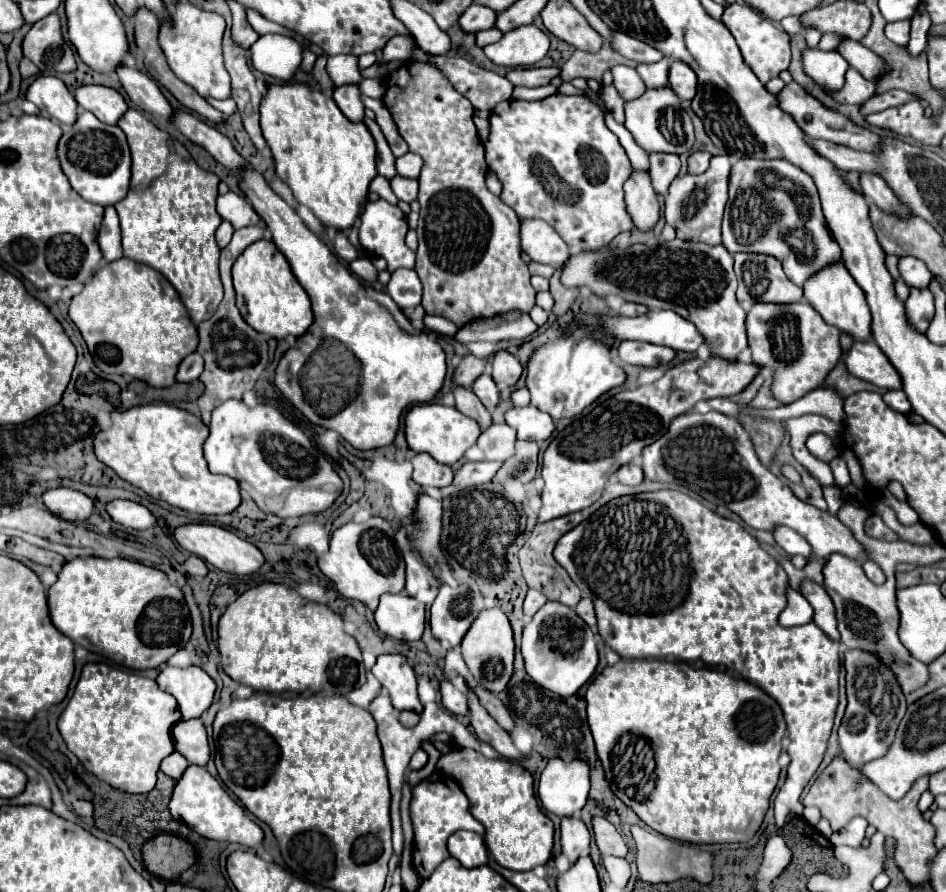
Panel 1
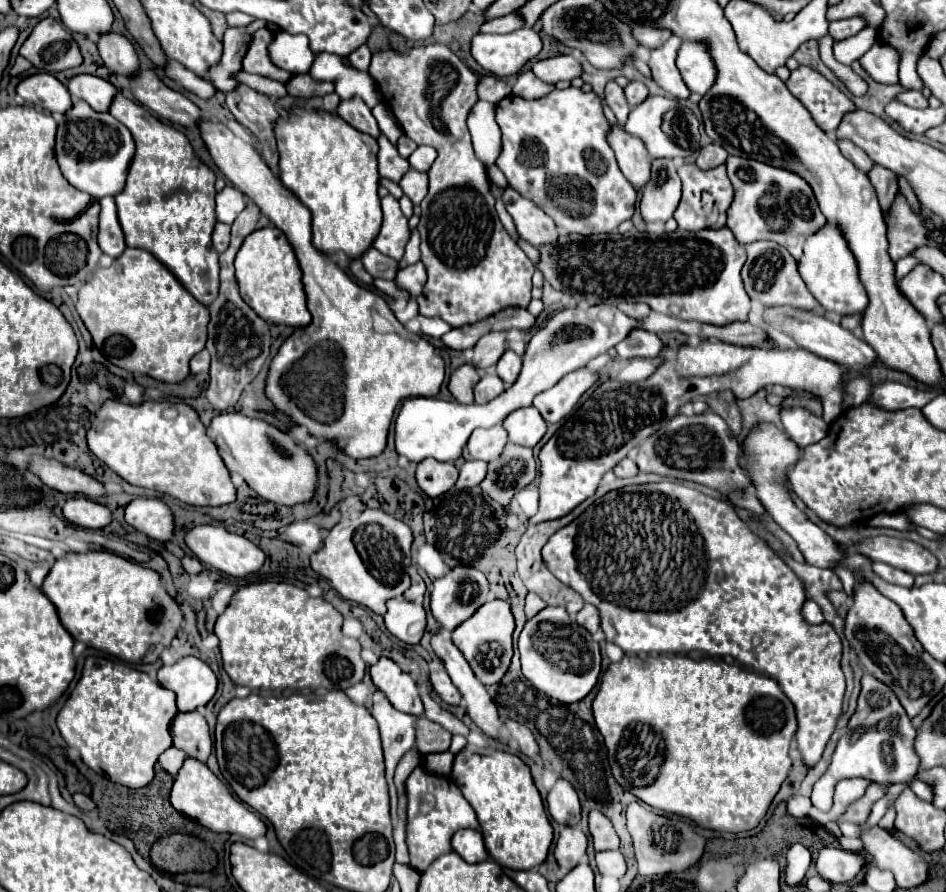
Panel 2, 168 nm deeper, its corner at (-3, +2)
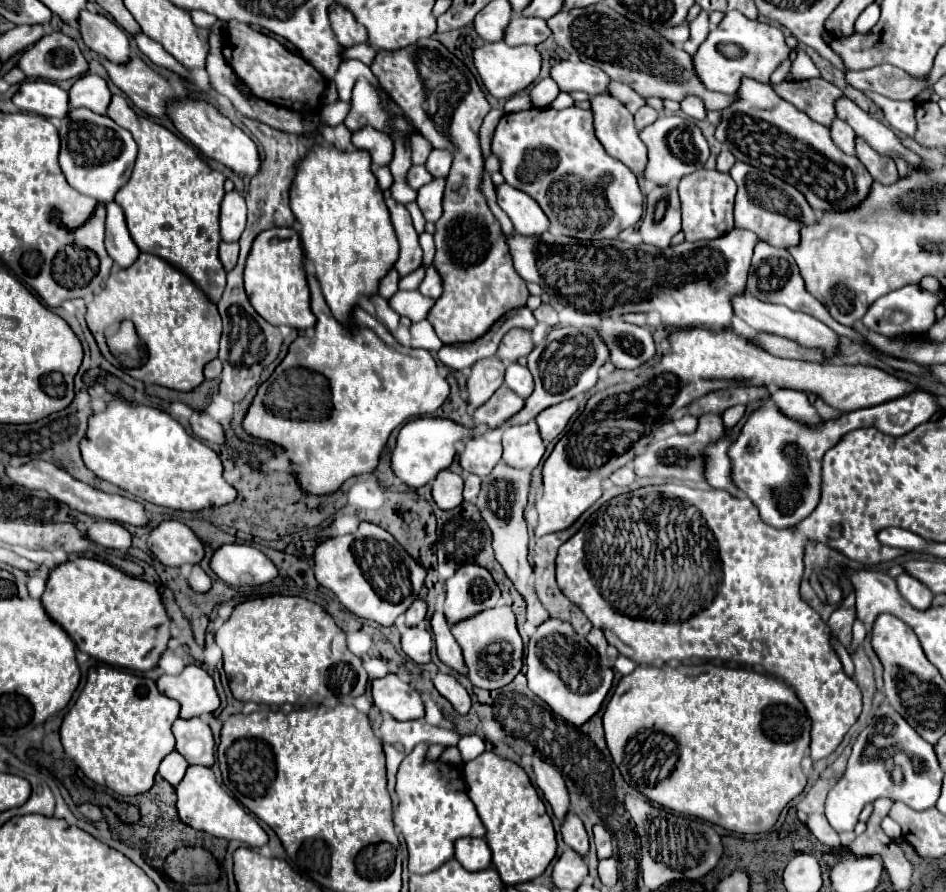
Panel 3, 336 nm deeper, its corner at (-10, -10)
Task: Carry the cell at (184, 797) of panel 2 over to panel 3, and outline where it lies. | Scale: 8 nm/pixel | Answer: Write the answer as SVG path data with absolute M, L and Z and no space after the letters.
M190 765L186 771L186 777L176 787L178 793L178 815L180 819L200 831L206 831L214 837L224 839L236 839L246 843L248 847L262 847L268 843L266 831L258 825L258 821L232 797L228 795L214 779L214 773L210 767L202 765Z

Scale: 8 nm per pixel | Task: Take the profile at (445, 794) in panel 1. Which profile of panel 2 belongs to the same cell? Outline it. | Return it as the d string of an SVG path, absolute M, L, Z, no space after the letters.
M421 767L407 779L407 845L411 867L423 873L437 857L451 851L451 837L459 829L479 829L473 807L449 777L435 777Z

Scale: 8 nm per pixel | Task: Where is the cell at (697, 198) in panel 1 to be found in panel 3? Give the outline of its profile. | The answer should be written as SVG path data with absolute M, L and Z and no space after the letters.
M698 169L698 173L690 173L680 179L678 193L682 203L682 231L686 235L686 241L718 239L734 227L732 209L736 185L728 173L718 173L716 169Z

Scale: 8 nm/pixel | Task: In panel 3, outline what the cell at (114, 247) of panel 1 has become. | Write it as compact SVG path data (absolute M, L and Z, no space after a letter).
M108 203L108 217L106 217L106 251L114 259L116 265L128 267L140 255L138 245L132 241L122 207L118 203Z

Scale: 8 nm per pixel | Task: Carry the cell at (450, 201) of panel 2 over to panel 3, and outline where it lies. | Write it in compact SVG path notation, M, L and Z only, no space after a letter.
M432 37L416 41L406 49L378 51L370 69L392 101L412 119L418 133L424 135L432 147L448 149L454 155L452 171L446 179L444 213L436 223L434 235L434 267L442 275L444 293L428 313L428 321L444 345L474 341L506 311L524 307L530 295L526 281L512 265L506 237L478 189L484 169L478 129L490 111L490 103L470 69Z

